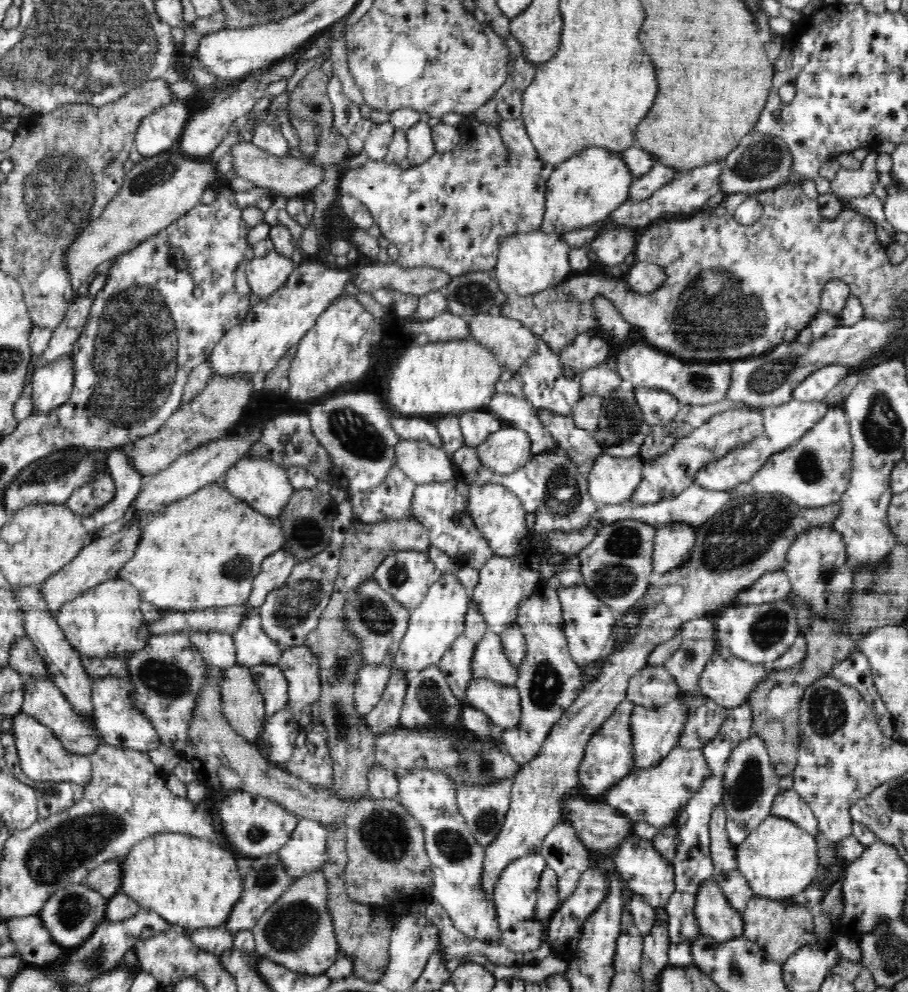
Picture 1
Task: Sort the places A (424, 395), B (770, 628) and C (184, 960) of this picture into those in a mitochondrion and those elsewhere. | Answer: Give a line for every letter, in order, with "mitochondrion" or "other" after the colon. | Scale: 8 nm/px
A: other
B: mitochondrion
C: other

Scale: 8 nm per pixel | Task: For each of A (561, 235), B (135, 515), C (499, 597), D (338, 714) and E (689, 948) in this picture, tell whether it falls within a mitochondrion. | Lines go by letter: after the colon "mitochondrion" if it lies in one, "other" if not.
A: other
B: other
C: other
D: mitochondrion
E: other

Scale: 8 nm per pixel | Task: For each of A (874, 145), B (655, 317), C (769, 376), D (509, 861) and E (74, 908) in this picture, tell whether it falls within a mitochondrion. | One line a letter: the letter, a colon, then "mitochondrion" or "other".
A: other
B: other
C: mitochondrion
D: other
E: mitochondrion

